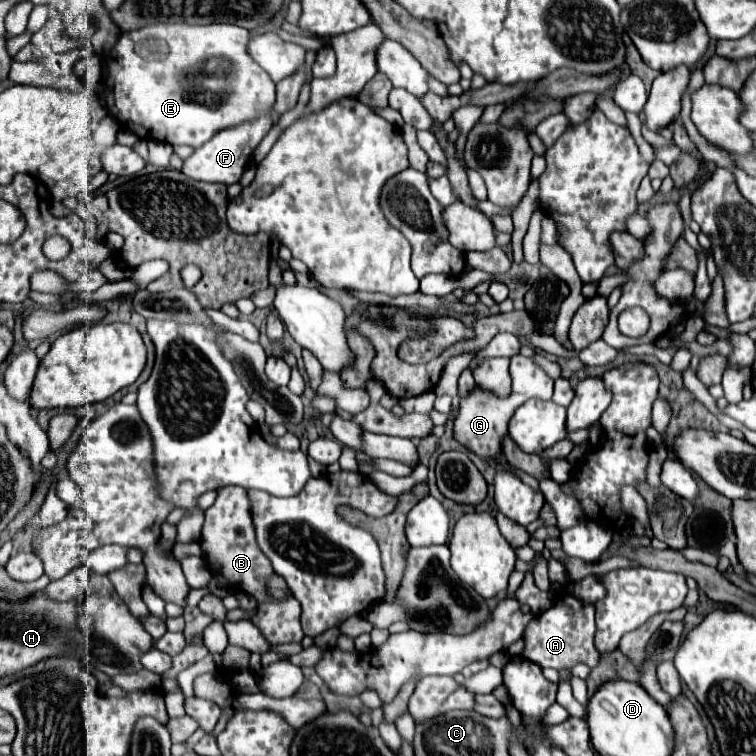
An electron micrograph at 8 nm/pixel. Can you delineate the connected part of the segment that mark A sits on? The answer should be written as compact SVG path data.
M562 594L552 608L532 618L532 624L524 630L522 656L536 662L542 668L572 668L576 662L584 662L590 668L598 664L600 654L594 648L594 606L578 600L572 594Z

